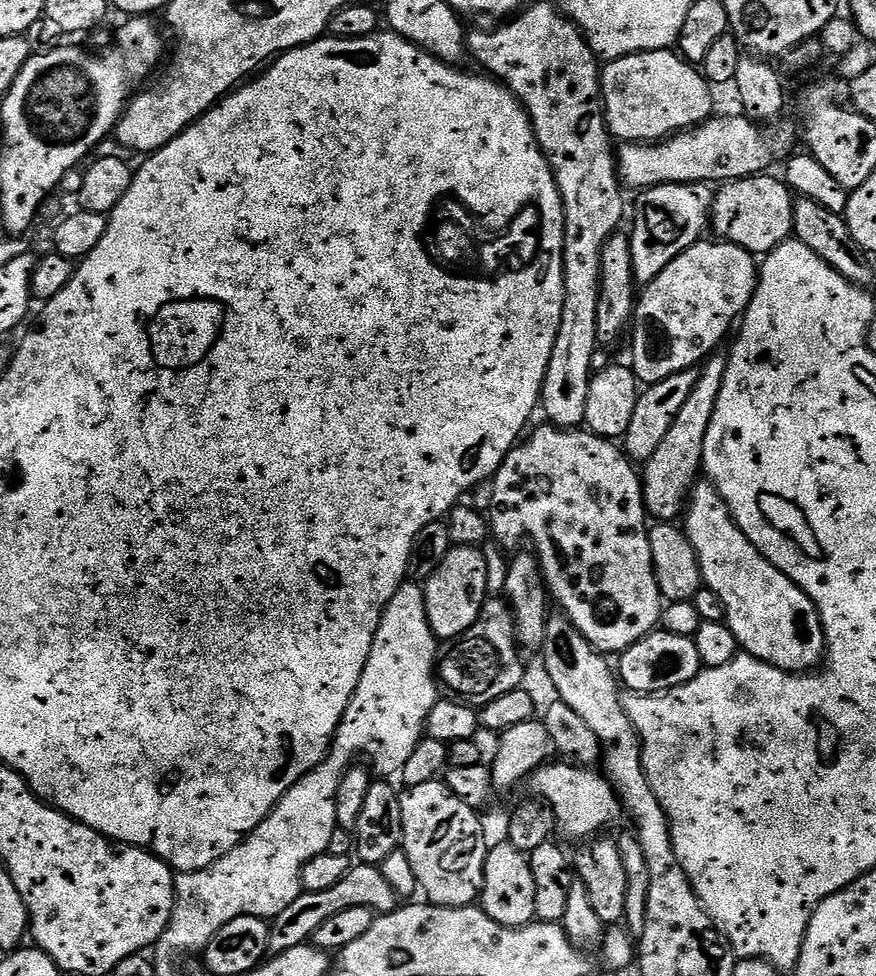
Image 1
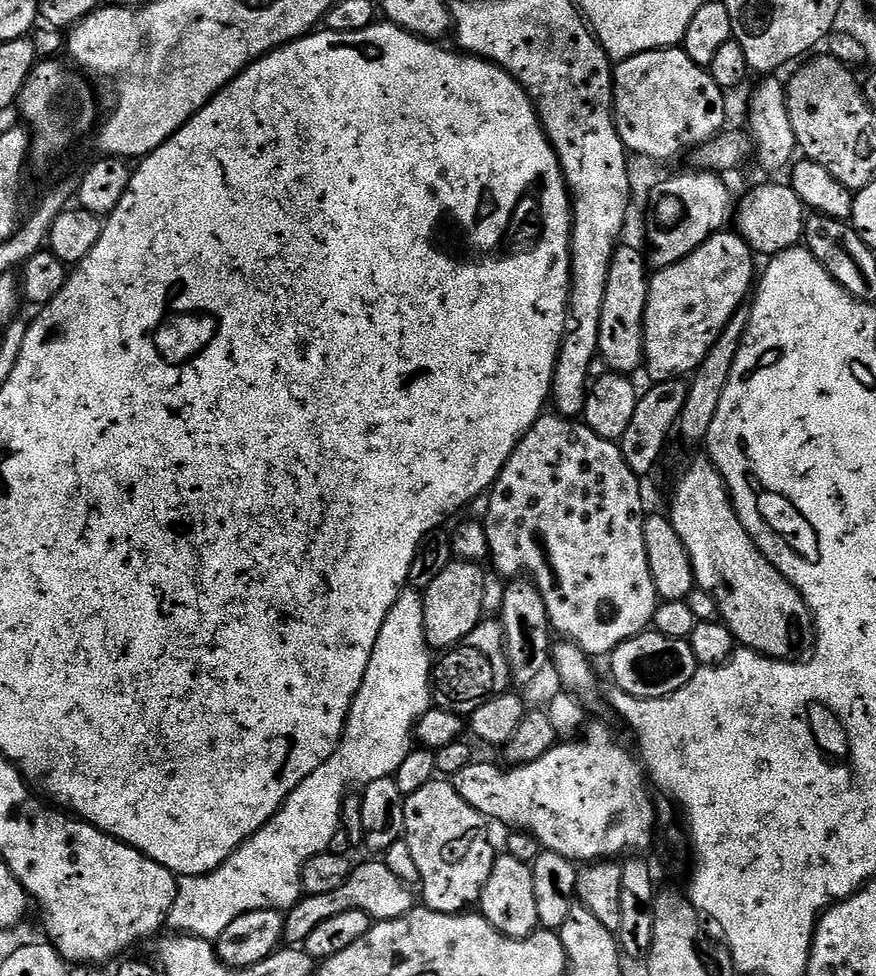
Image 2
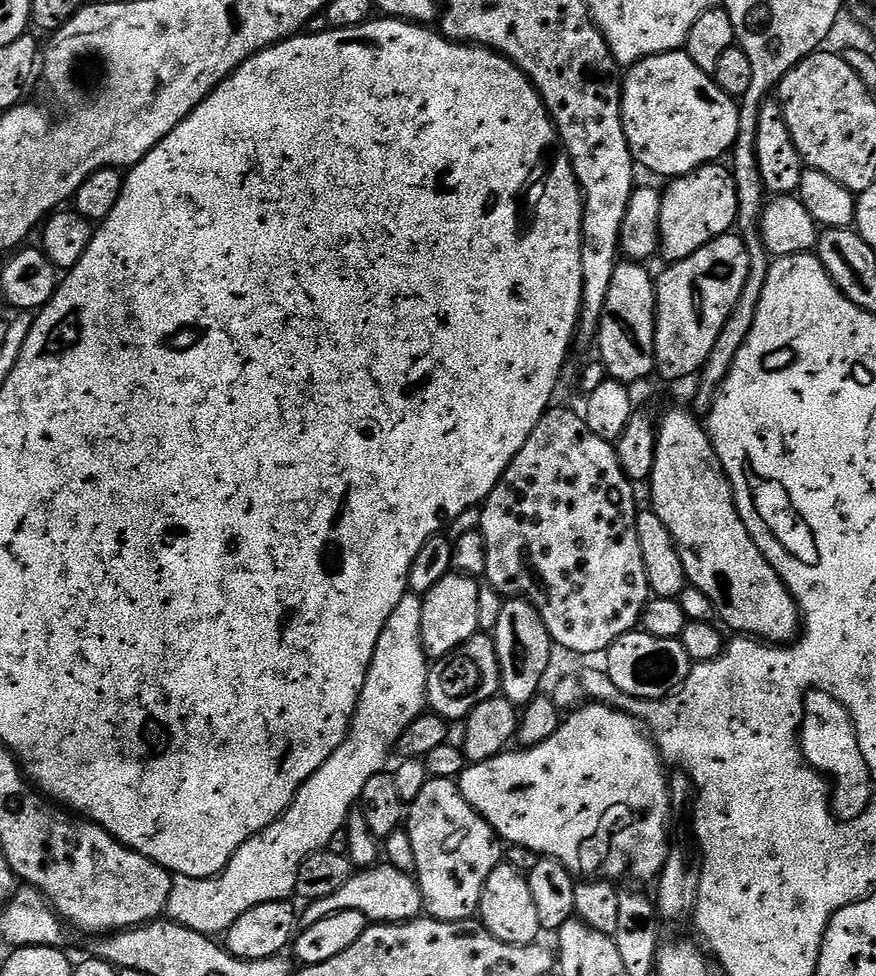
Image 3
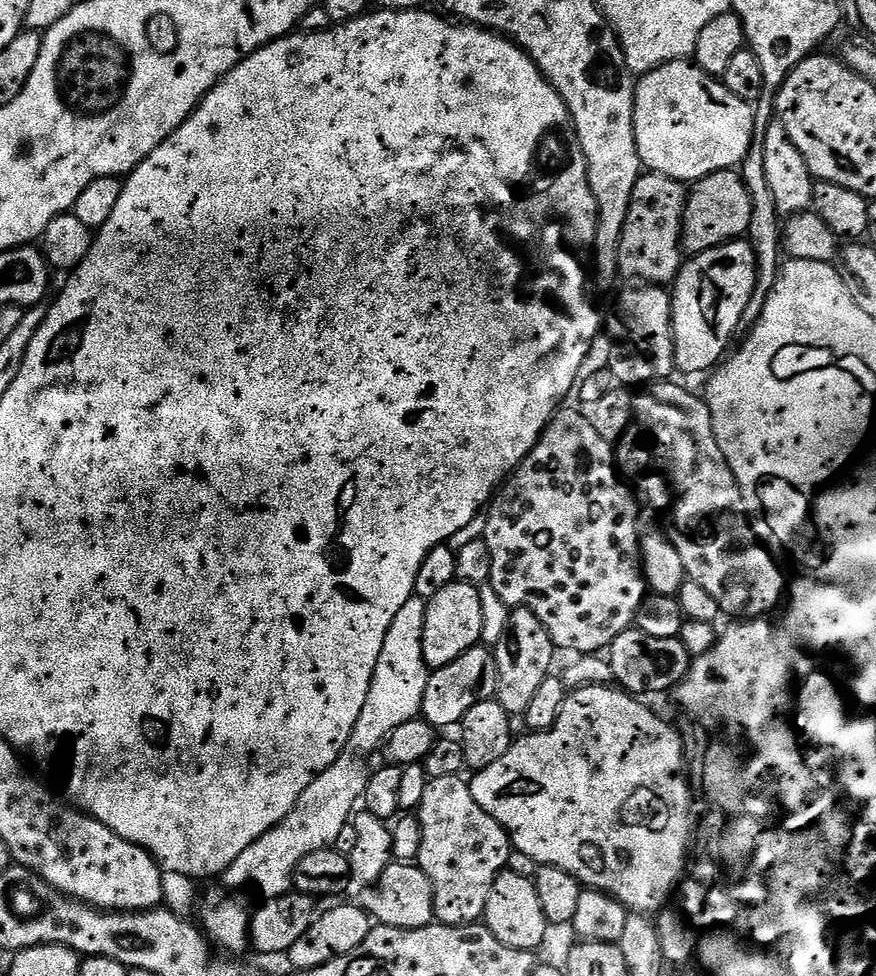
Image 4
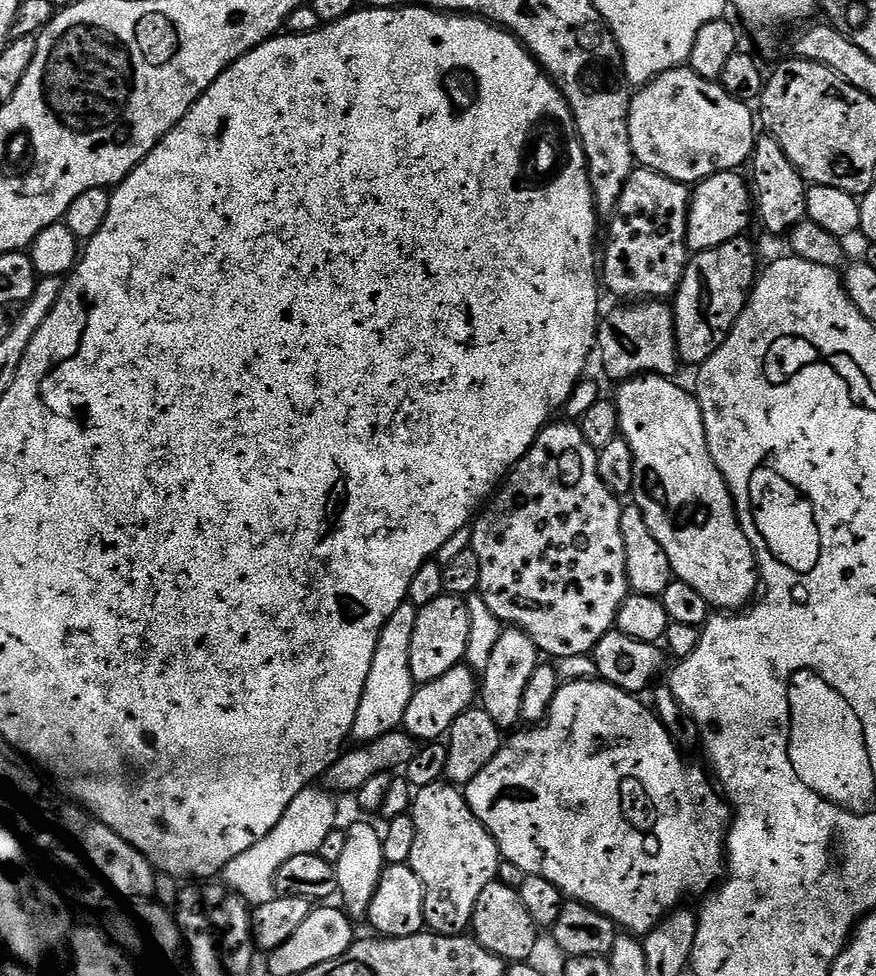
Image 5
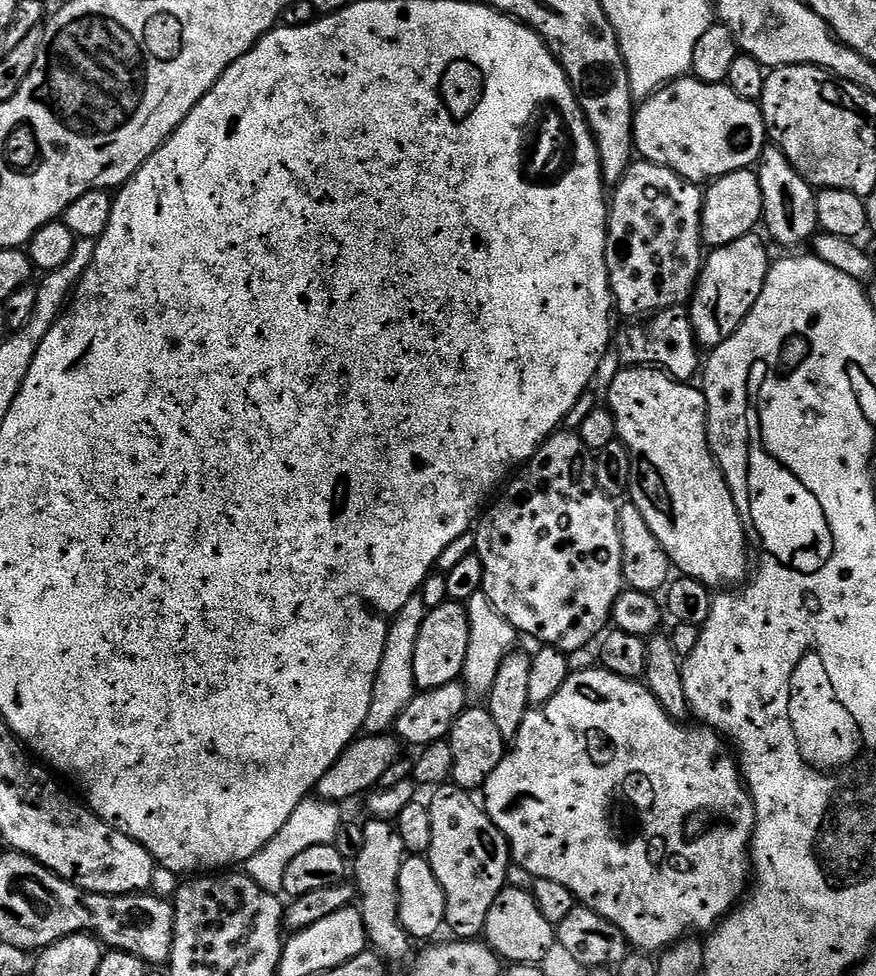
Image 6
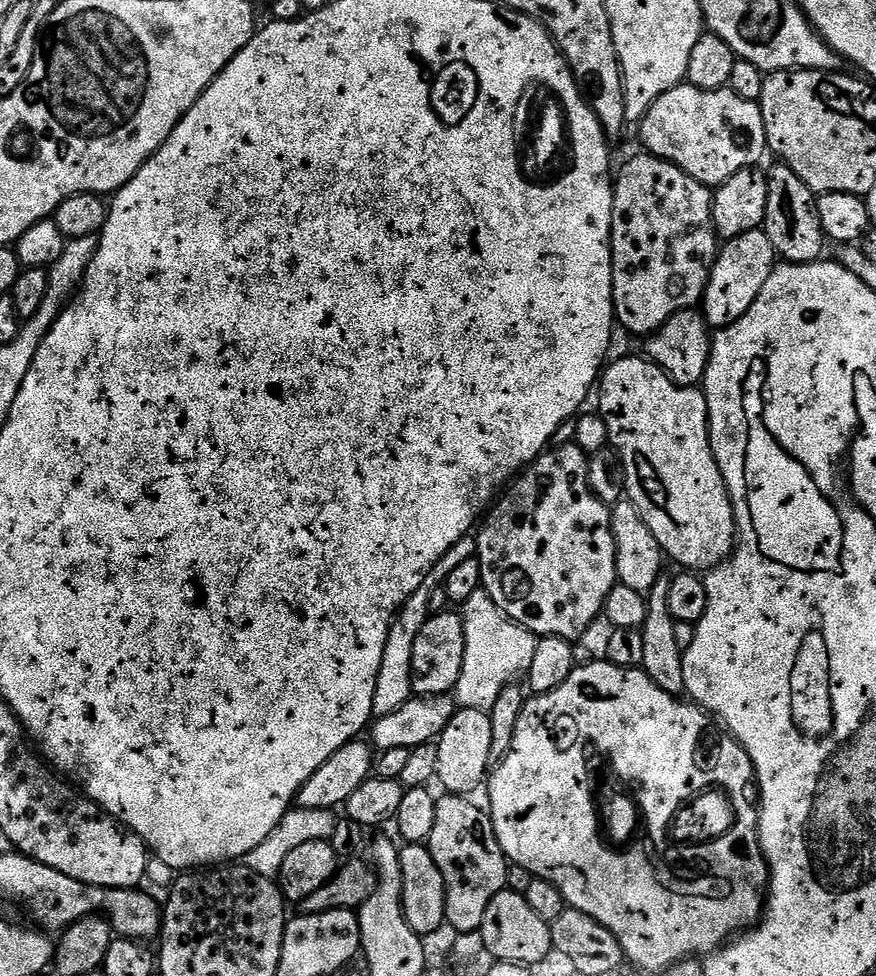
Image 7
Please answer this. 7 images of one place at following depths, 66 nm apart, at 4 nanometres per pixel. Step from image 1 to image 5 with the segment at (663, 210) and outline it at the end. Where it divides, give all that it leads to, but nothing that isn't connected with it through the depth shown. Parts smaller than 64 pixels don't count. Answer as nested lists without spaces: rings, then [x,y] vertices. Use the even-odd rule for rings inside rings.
[[[739,171],[716,172],[710,178],[701,180],[695,185],[688,206],[688,247],[693,253],[705,252],[711,248],[722,246],[731,240],[739,240],[745,235],[748,223],[754,220],[754,192],[749,181],[740,177]]]

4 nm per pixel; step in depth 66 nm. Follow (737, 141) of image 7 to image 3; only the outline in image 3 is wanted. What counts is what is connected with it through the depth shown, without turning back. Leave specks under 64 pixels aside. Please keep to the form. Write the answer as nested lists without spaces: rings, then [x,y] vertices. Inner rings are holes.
[[[684,50],[647,56],[646,59],[631,65],[622,76],[620,117],[626,142],[632,151],[633,161],[643,171],[645,168],[656,176],[684,176],[704,164],[719,161],[723,152],[731,153],[738,138],[739,112],[739,103],[726,95],[717,86],[715,79],[709,73],[703,72]]]

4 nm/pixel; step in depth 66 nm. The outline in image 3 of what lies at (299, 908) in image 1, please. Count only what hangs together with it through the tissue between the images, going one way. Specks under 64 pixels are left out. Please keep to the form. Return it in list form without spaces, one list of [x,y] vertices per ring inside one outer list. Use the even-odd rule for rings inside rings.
[[[377,862],[370,868],[353,871],[352,877],[338,890],[338,894],[330,894],[330,898],[313,900],[308,908],[299,913],[298,924],[301,929],[314,926],[314,922],[322,922],[322,918],[332,916],[336,912],[354,910],[362,914],[372,924],[402,924],[415,920],[421,915],[424,906],[424,895],[411,872],[398,870],[387,862]]]

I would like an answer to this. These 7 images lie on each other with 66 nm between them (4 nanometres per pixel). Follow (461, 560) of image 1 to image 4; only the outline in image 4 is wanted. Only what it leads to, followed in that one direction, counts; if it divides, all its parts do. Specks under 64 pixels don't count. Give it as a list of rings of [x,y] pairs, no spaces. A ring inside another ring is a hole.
[[[453,582],[442,586],[438,594],[426,601],[426,622],[422,630],[422,654],[429,669],[444,668],[454,658],[481,643],[480,635],[486,632],[486,607],[480,601],[481,589],[474,584]]]

